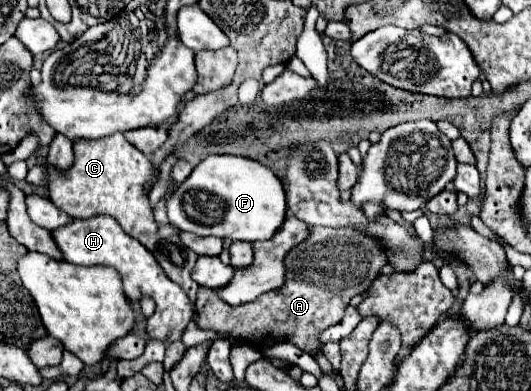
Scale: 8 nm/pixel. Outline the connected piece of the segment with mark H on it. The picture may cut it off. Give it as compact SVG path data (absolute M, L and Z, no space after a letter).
M98 216L92 220L74 220L72 224L68 224L68 228L60 228L52 232L52 236L68 262L78 266L104 264L104 266L116 268L118 274L122 276L124 292L130 300L140 300L142 294L154 298L156 320L148 320L148 326L146 326L150 338L166 340L166 344L172 344L172 340L178 340L180 334L186 330L188 322L194 316L188 294L164 274L164 270L154 260L154 256L138 240L128 236L114 218Z

